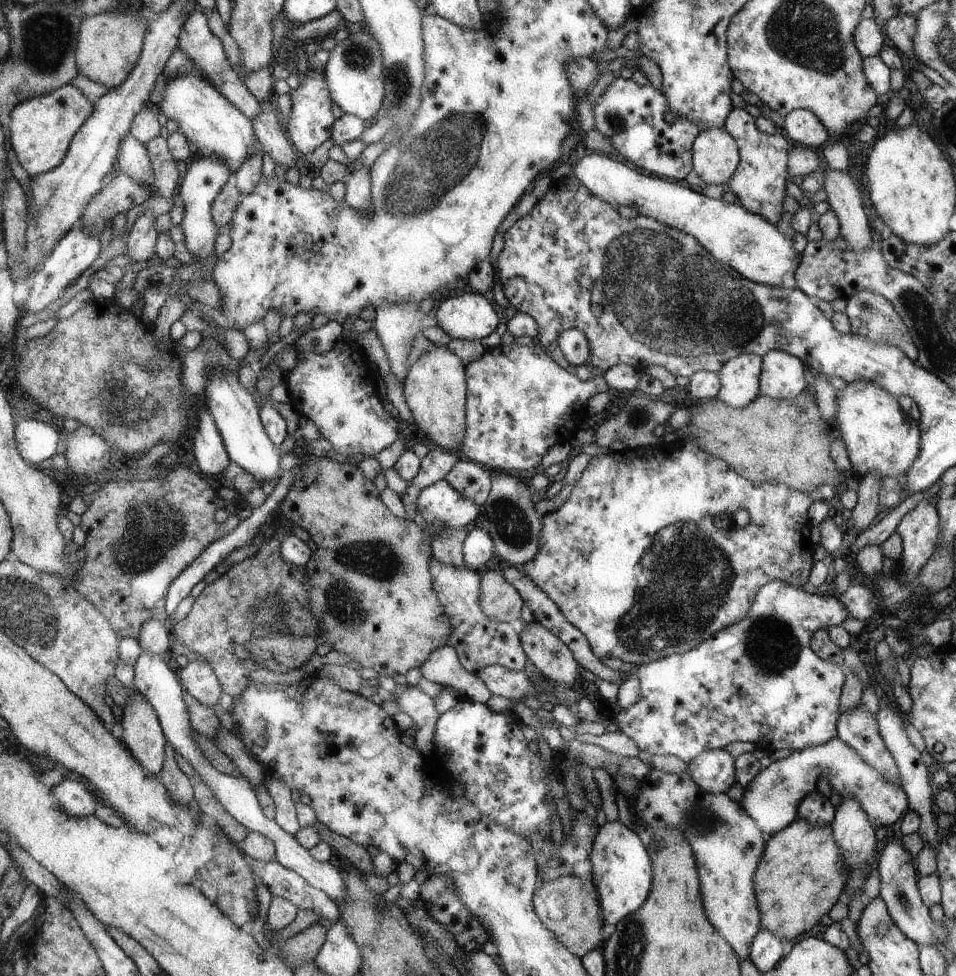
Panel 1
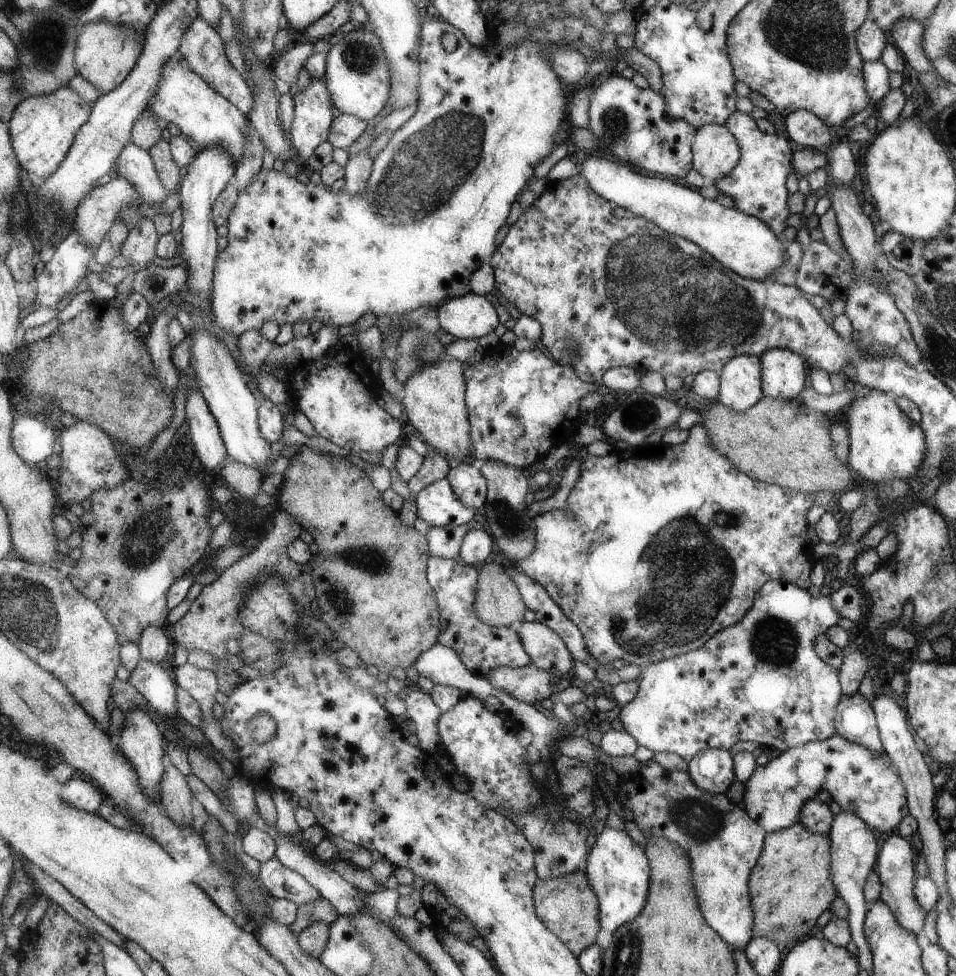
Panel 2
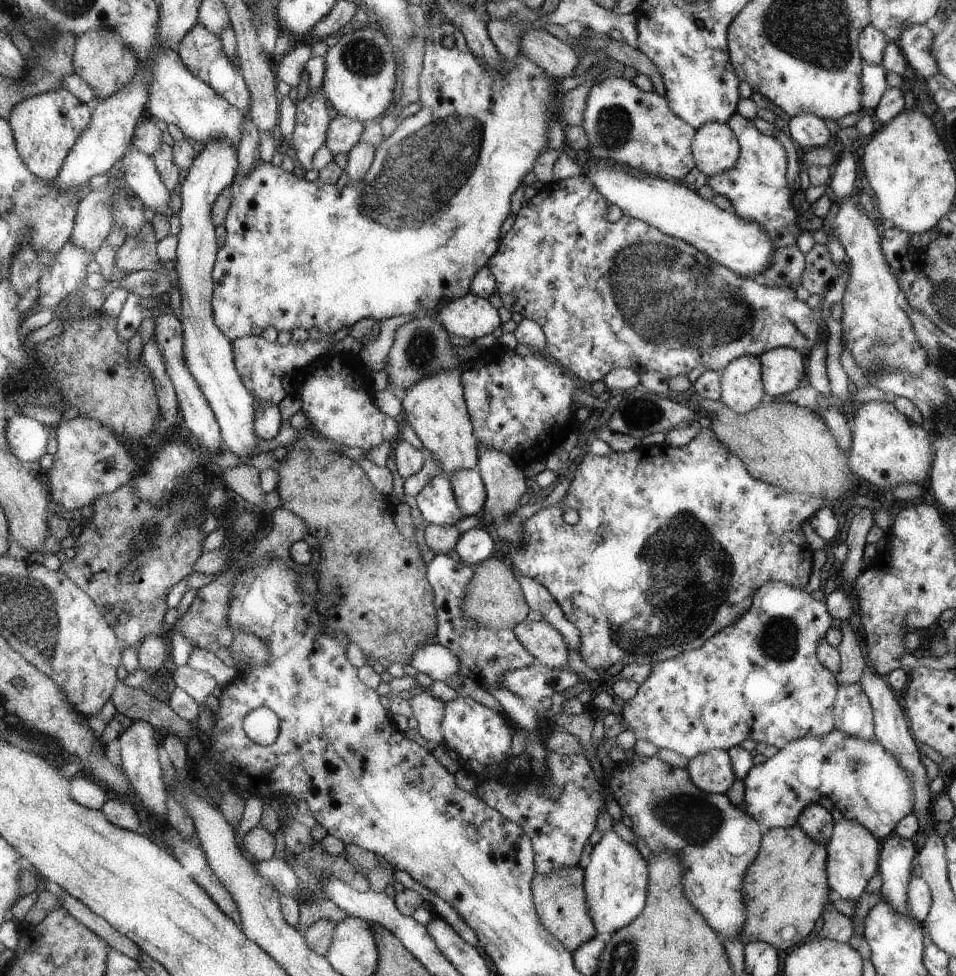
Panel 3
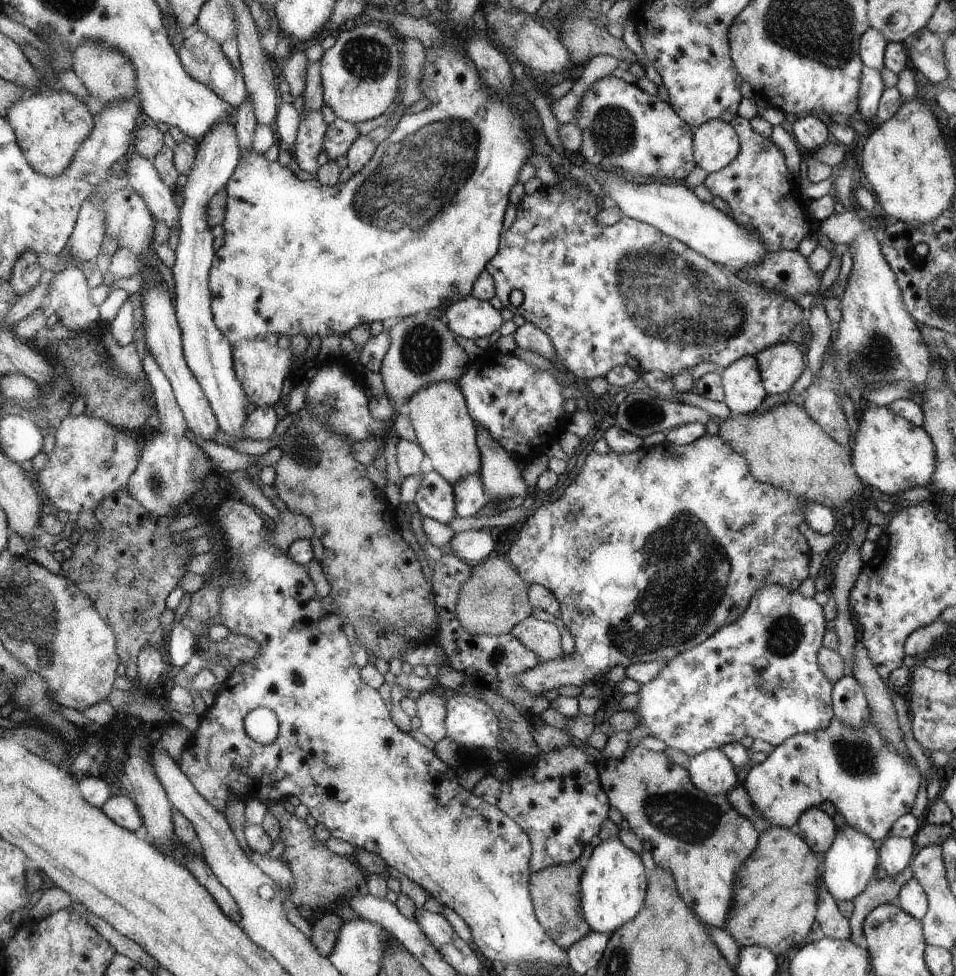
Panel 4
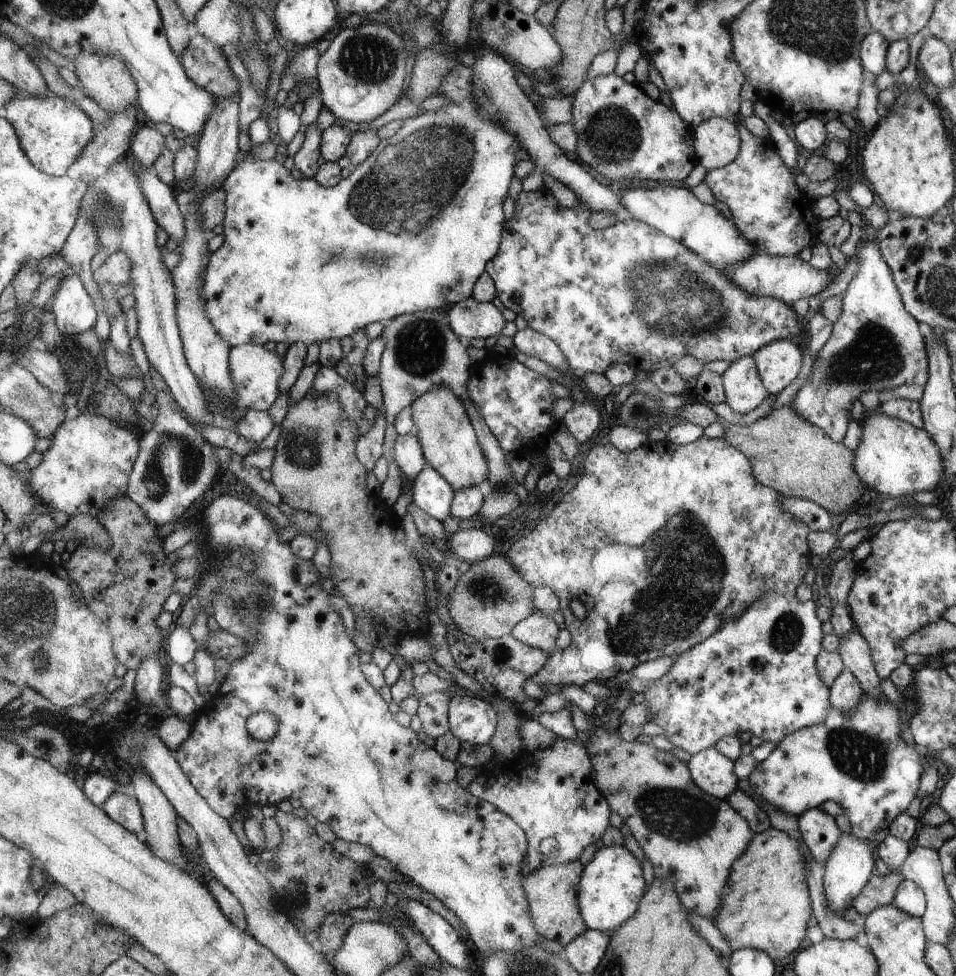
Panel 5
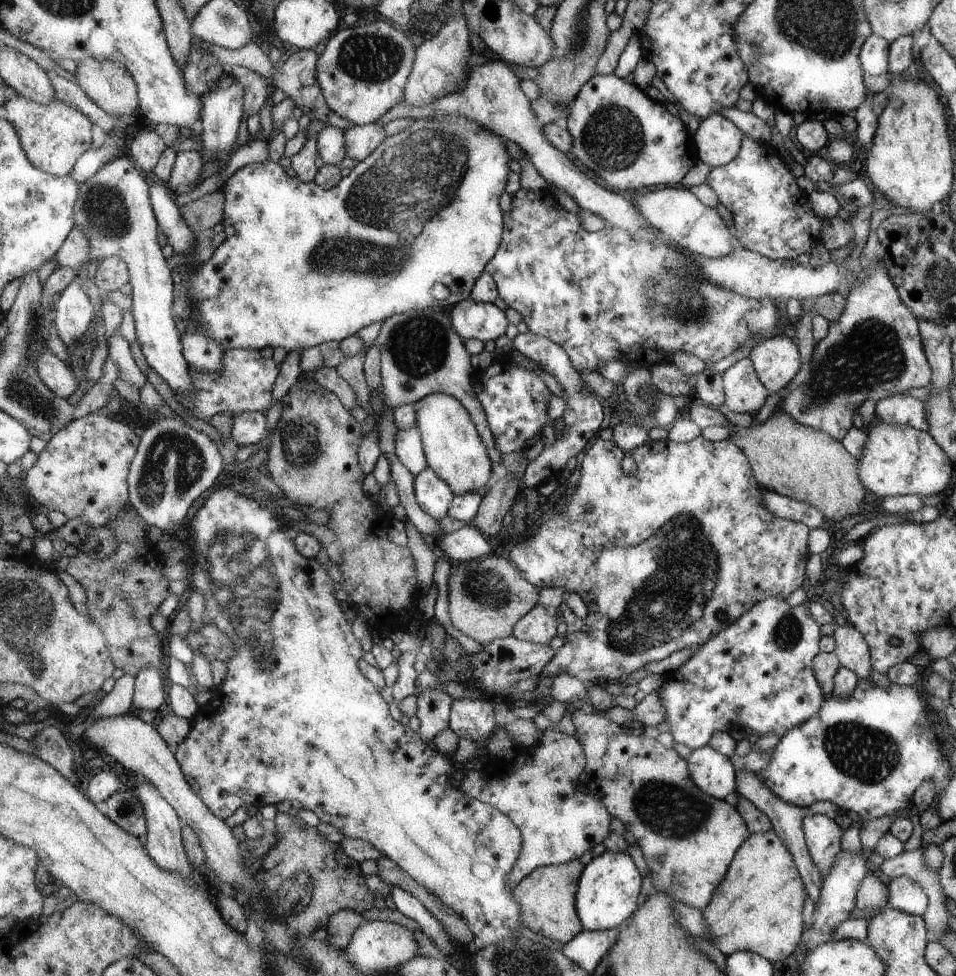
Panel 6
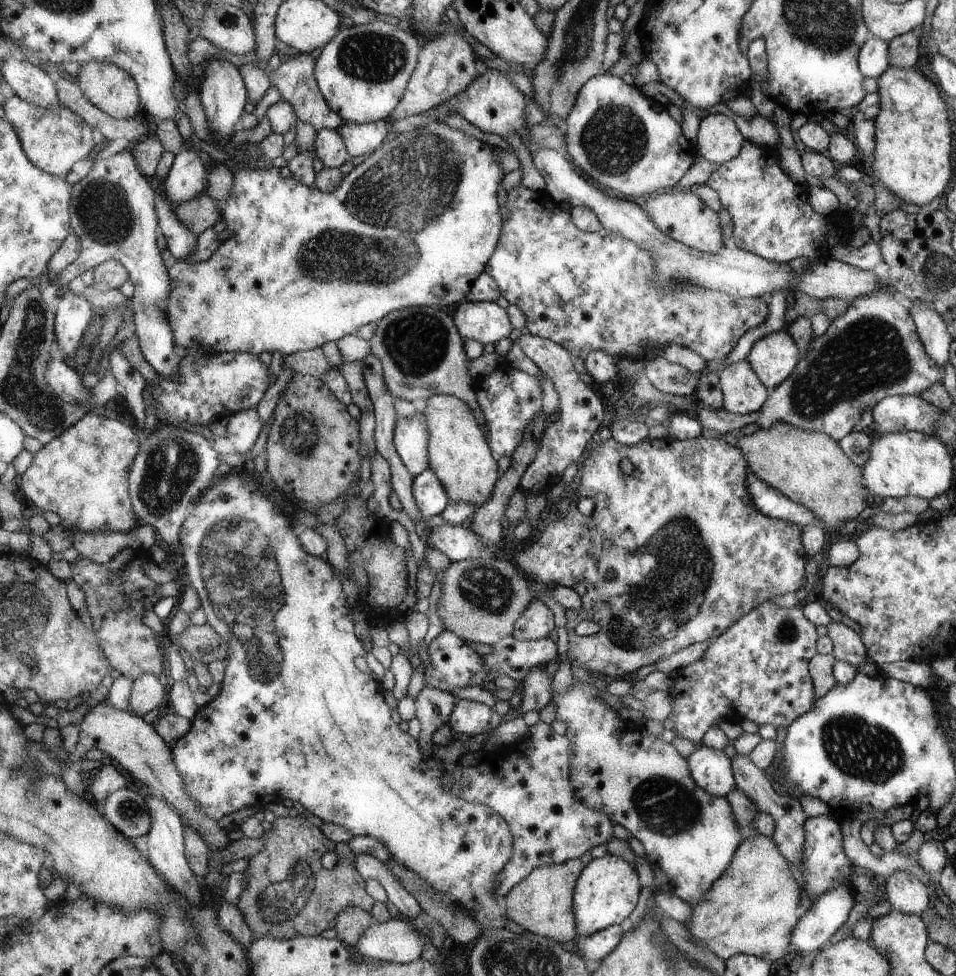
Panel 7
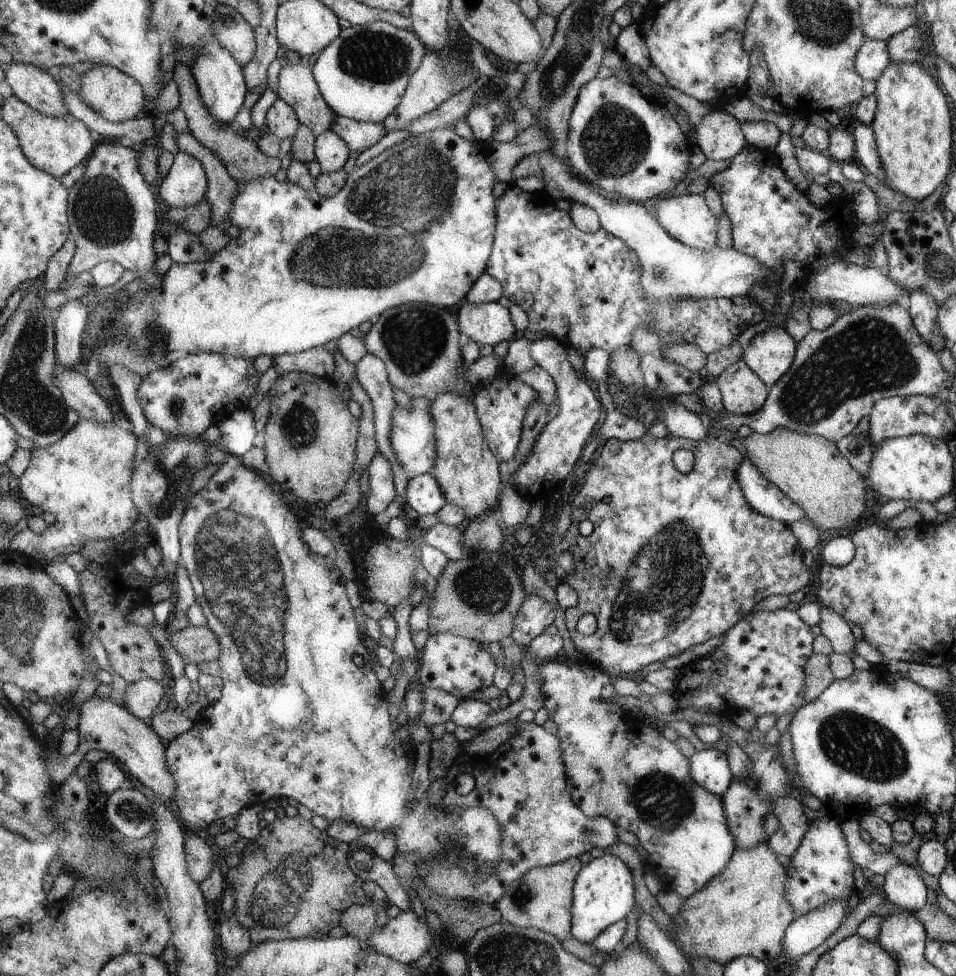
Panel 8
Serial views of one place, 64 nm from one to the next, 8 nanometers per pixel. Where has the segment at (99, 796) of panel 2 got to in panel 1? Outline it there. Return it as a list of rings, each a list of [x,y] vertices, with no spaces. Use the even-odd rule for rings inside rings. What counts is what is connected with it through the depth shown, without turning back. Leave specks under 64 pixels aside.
[[[66,779],[54,785],[54,798],[61,810],[66,814],[74,814],[78,818],[86,818],[94,814],[100,799],[86,788],[84,782]]]

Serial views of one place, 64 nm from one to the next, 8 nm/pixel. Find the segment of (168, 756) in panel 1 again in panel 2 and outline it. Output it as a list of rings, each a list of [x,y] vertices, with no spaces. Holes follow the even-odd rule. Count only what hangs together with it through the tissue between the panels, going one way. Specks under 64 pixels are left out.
[[[171,765],[160,782],[160,794],[162,794],[161,803],[169,813],[169,817],[178,826],[192,826],[194,819],[192,816],[192,792],[186,778],[178,768]]]

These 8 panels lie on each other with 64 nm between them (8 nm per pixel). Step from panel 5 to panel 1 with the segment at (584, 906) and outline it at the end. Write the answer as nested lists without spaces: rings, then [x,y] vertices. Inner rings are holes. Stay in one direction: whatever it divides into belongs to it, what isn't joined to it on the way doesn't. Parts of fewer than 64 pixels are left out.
[[[620,821],[596,826],[588,860],[592,863],[592,882],[601,894],[606,924],[618,924],[624,916],[636,912],[648,900],[654,874],[652,861],[641,838]]]

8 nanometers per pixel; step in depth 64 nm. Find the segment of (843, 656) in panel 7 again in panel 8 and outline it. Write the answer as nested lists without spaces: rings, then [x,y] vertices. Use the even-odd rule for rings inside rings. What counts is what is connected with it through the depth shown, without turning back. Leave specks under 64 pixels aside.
[[[823,606],[821,622],[818,625],[822,629],[822,635],[831,643],[834,653],[854,658],[858,640],[854,638],[848,622],[839,613]]]

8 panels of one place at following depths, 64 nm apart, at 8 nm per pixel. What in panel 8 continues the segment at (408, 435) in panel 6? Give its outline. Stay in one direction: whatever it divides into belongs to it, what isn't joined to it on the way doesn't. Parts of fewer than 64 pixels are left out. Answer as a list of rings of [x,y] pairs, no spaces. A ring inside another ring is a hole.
[[[398,407],[394,412],[392,425],[393,428],[390,436],[391,448],[408,479],[414,479],[419,475],[430,473],[436,462],[437,444],[435,442],[435,429],[433,419],[429,414],[429,407],[413,407],[411,410],[403,410]]]

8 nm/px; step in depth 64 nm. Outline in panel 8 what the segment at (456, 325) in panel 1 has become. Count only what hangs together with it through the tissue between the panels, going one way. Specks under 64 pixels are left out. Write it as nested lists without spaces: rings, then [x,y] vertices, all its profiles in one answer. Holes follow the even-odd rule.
[[[498,301],[483,304],[463,302],[462,308],[458,310],[457,320],[465,339],[474,341],[480,347],[485,344],[494,347],[502,343],[502,340],[510,340],[514,336],[514,324],[512,324],[508,309],[502,308]]]

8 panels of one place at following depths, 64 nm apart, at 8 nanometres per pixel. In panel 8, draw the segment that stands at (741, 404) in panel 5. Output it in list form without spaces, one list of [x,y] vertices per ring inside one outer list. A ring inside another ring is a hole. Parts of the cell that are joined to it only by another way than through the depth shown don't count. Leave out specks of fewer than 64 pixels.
[[[741,358],[728,366],[715,380],[724,412],[734,415],[755,414],[767,401],[766,383]]]

